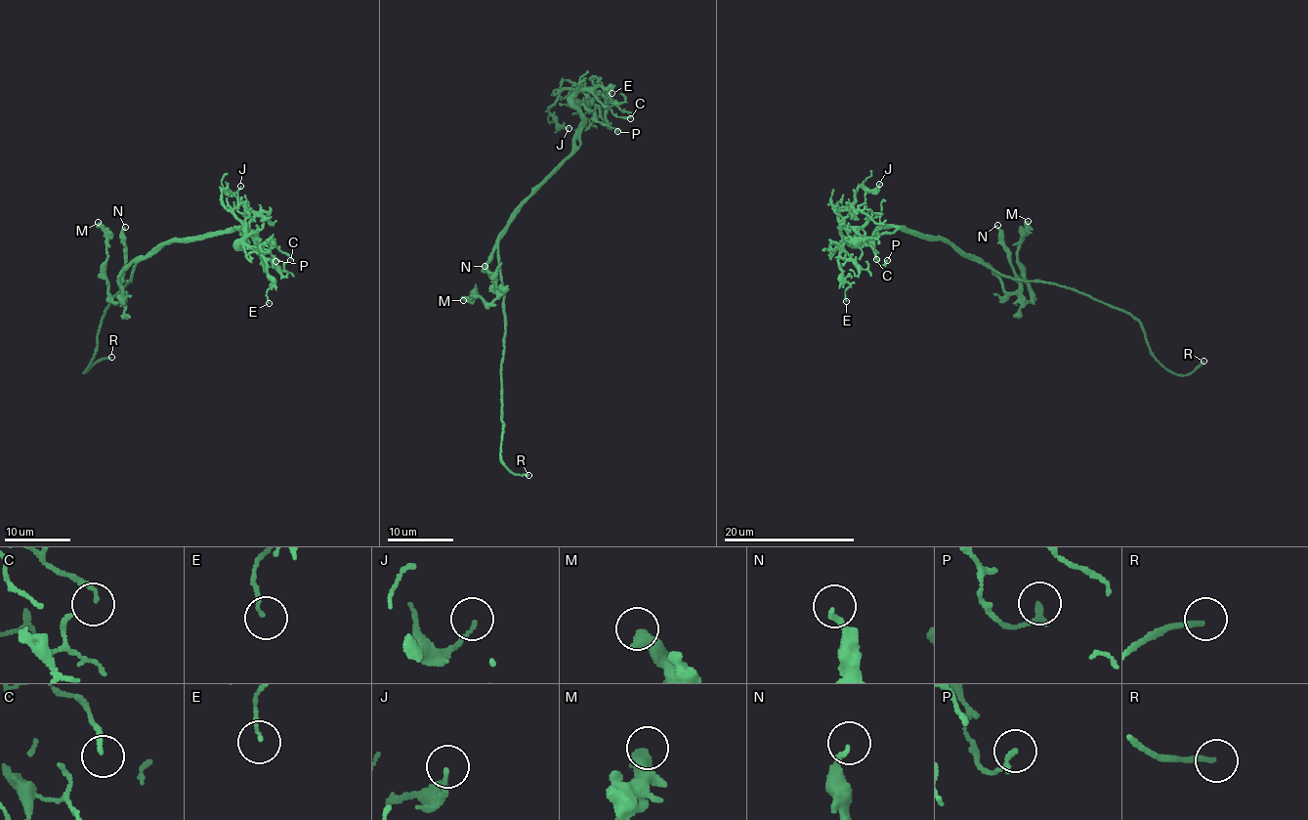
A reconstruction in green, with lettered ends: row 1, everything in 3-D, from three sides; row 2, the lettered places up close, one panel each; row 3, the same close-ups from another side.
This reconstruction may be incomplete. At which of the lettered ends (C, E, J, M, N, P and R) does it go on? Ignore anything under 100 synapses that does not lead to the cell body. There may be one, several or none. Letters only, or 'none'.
R

